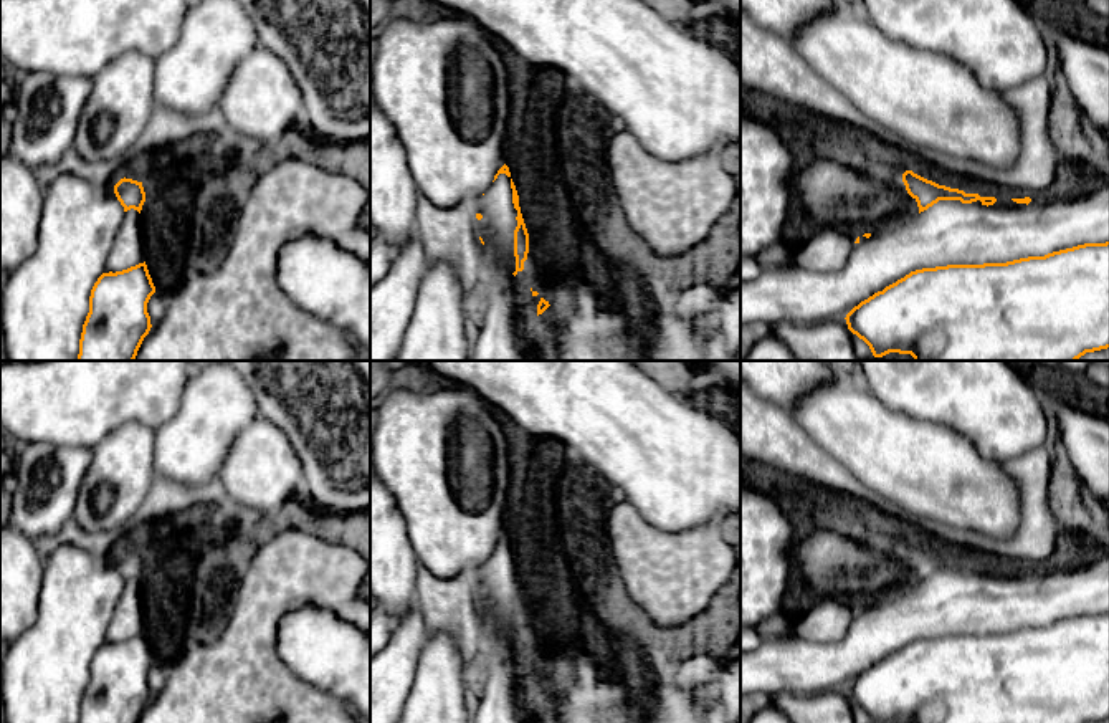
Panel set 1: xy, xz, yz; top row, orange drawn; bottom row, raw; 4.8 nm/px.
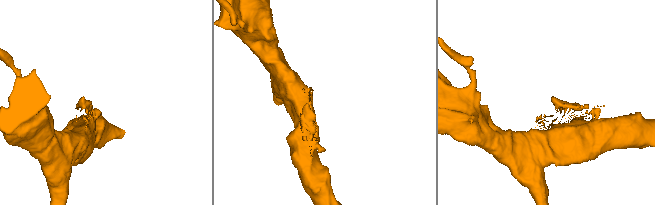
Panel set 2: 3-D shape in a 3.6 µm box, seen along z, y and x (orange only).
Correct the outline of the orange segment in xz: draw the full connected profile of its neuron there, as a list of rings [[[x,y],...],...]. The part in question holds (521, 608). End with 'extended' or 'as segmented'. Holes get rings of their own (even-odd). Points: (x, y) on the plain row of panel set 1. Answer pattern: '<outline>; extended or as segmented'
[[[511,549],[511,559],[512,559],[512,574],[514,579],[517,581],[517,597],[514,601],[514,627],[516,627],[516,642],[512,644],[514,647],[524,640],[524,632],[527,630],[527,624],[529,624],[529,604],[521,584],[521,577],[519,577],[519,566],[516,561],[516,556]]]; as segmented

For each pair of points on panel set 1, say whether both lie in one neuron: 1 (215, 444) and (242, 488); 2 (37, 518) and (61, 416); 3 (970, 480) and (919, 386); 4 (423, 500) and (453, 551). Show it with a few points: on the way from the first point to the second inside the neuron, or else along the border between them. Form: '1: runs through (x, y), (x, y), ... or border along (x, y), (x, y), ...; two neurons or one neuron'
1: border along (247, 427), (235, 439), (217, 475); two neurons
2: border along (17, 445), (42, 442), (85, 445), (91, 450); two neurons
3: border along (904, 412), (942, 424), (974, 445); two neurons
4: runs through (437, 513), (453, 530), (453, 538); one neuron

